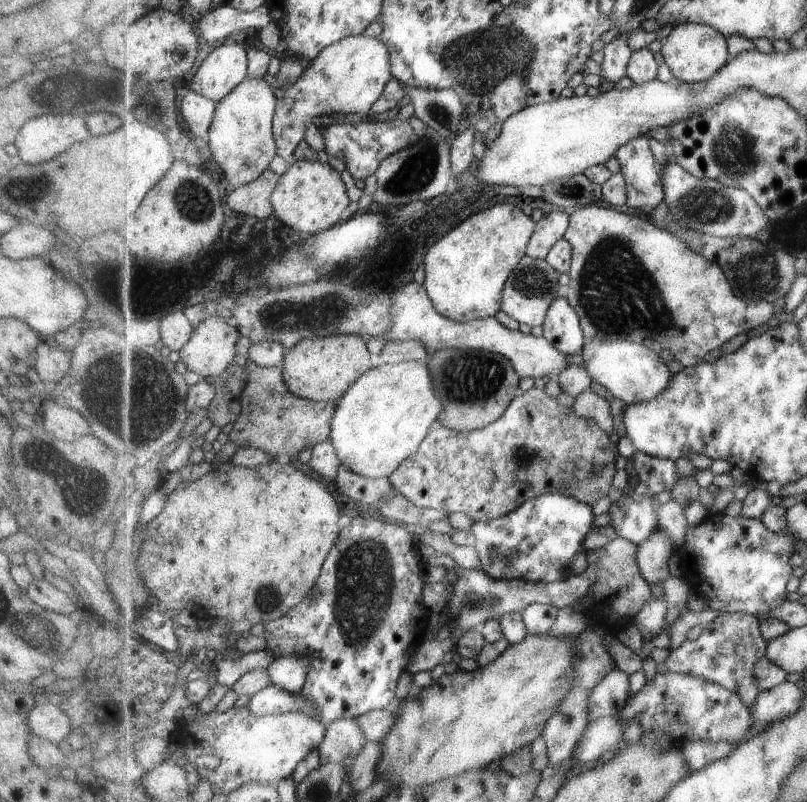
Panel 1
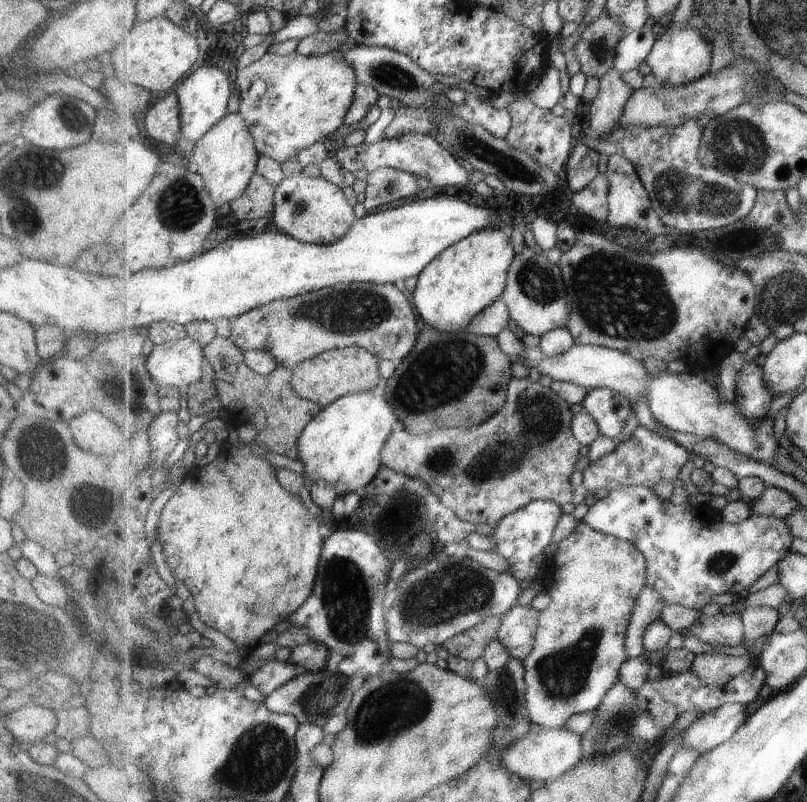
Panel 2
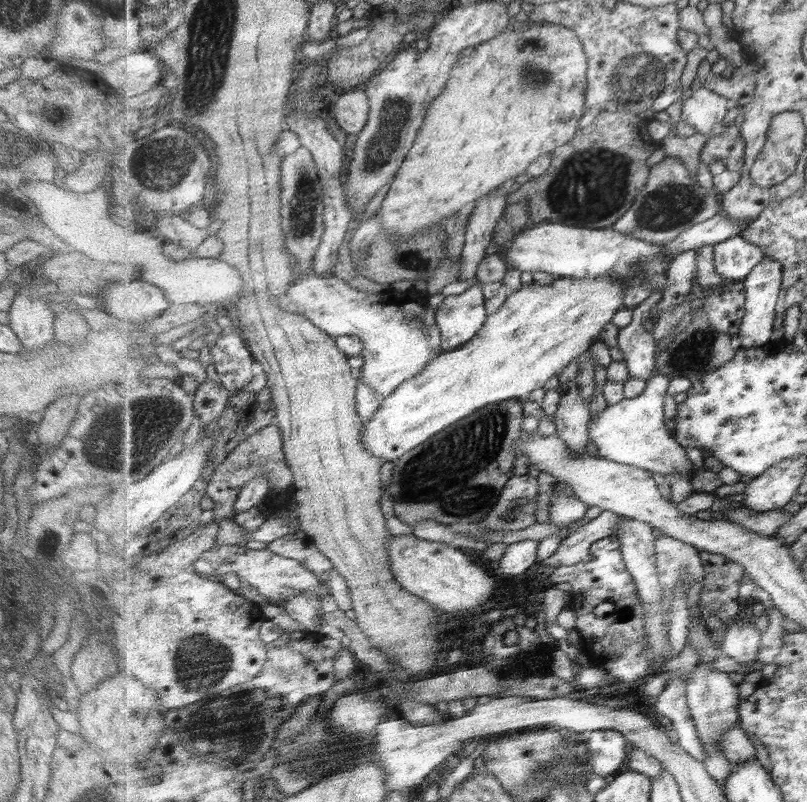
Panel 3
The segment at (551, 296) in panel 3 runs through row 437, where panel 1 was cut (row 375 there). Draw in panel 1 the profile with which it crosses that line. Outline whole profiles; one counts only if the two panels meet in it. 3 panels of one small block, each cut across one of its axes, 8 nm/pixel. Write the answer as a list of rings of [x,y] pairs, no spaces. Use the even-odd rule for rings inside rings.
[[[426,361],[375,365],[337,401],[330,439],[345,468],[367,478],[389,477],[419,450],[443,408]]]

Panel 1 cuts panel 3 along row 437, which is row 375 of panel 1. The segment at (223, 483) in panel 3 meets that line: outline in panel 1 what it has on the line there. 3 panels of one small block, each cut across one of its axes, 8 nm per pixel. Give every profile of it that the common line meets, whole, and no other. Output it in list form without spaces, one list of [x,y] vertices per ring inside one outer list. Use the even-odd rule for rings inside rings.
[[[250,361],[247,364],[249,382],[241,396],[242,410],[228,435],[240,448],[257,447],[276,458],[296,460],[301,450],[315,448],[331,438],[331,418],[337,401],[313,401],[293,394],[285,382],[282,367],[263,367]]]

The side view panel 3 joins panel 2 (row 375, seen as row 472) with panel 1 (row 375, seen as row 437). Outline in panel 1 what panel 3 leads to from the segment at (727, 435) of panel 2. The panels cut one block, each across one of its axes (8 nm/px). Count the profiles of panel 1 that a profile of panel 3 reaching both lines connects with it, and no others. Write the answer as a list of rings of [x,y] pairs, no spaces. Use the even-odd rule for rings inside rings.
[[[589,340],[583,348],[582,358],[591,378],[609,390],[613,397],[623,400],[626,405],[651,402],[667,390],[676,375],[665,365],[659,353],[649,350],[642,343],[631,341]]]

